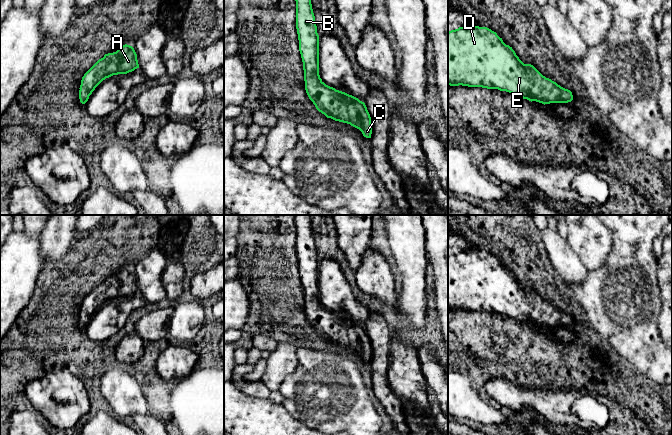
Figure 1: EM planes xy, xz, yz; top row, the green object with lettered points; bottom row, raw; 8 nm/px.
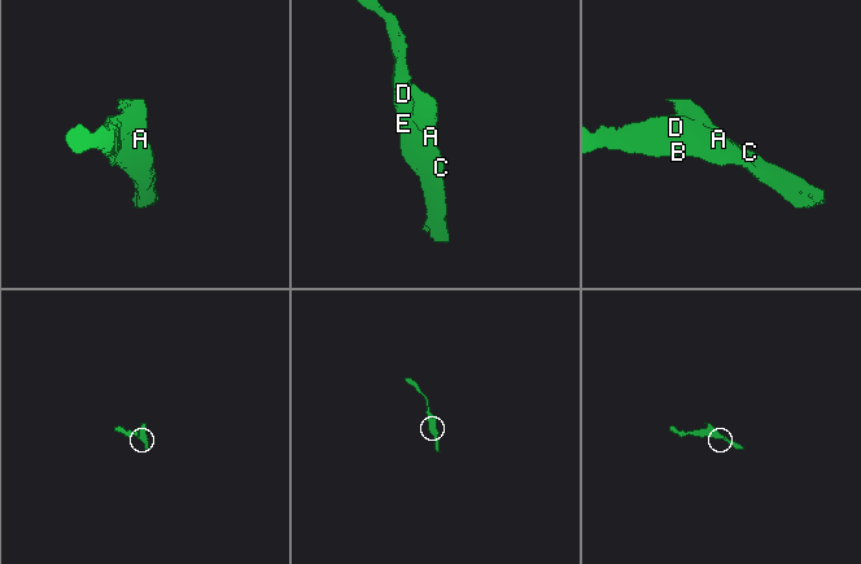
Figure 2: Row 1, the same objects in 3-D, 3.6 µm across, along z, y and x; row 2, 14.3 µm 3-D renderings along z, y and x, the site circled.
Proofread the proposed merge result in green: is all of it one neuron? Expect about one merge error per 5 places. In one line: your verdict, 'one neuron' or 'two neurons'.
one neuron

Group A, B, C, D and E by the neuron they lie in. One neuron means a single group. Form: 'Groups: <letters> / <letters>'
Groups: A B C D E

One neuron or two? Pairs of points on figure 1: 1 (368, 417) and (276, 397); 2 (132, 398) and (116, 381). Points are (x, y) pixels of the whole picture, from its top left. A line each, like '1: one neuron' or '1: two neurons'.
1: two neurons
2: one neuron

